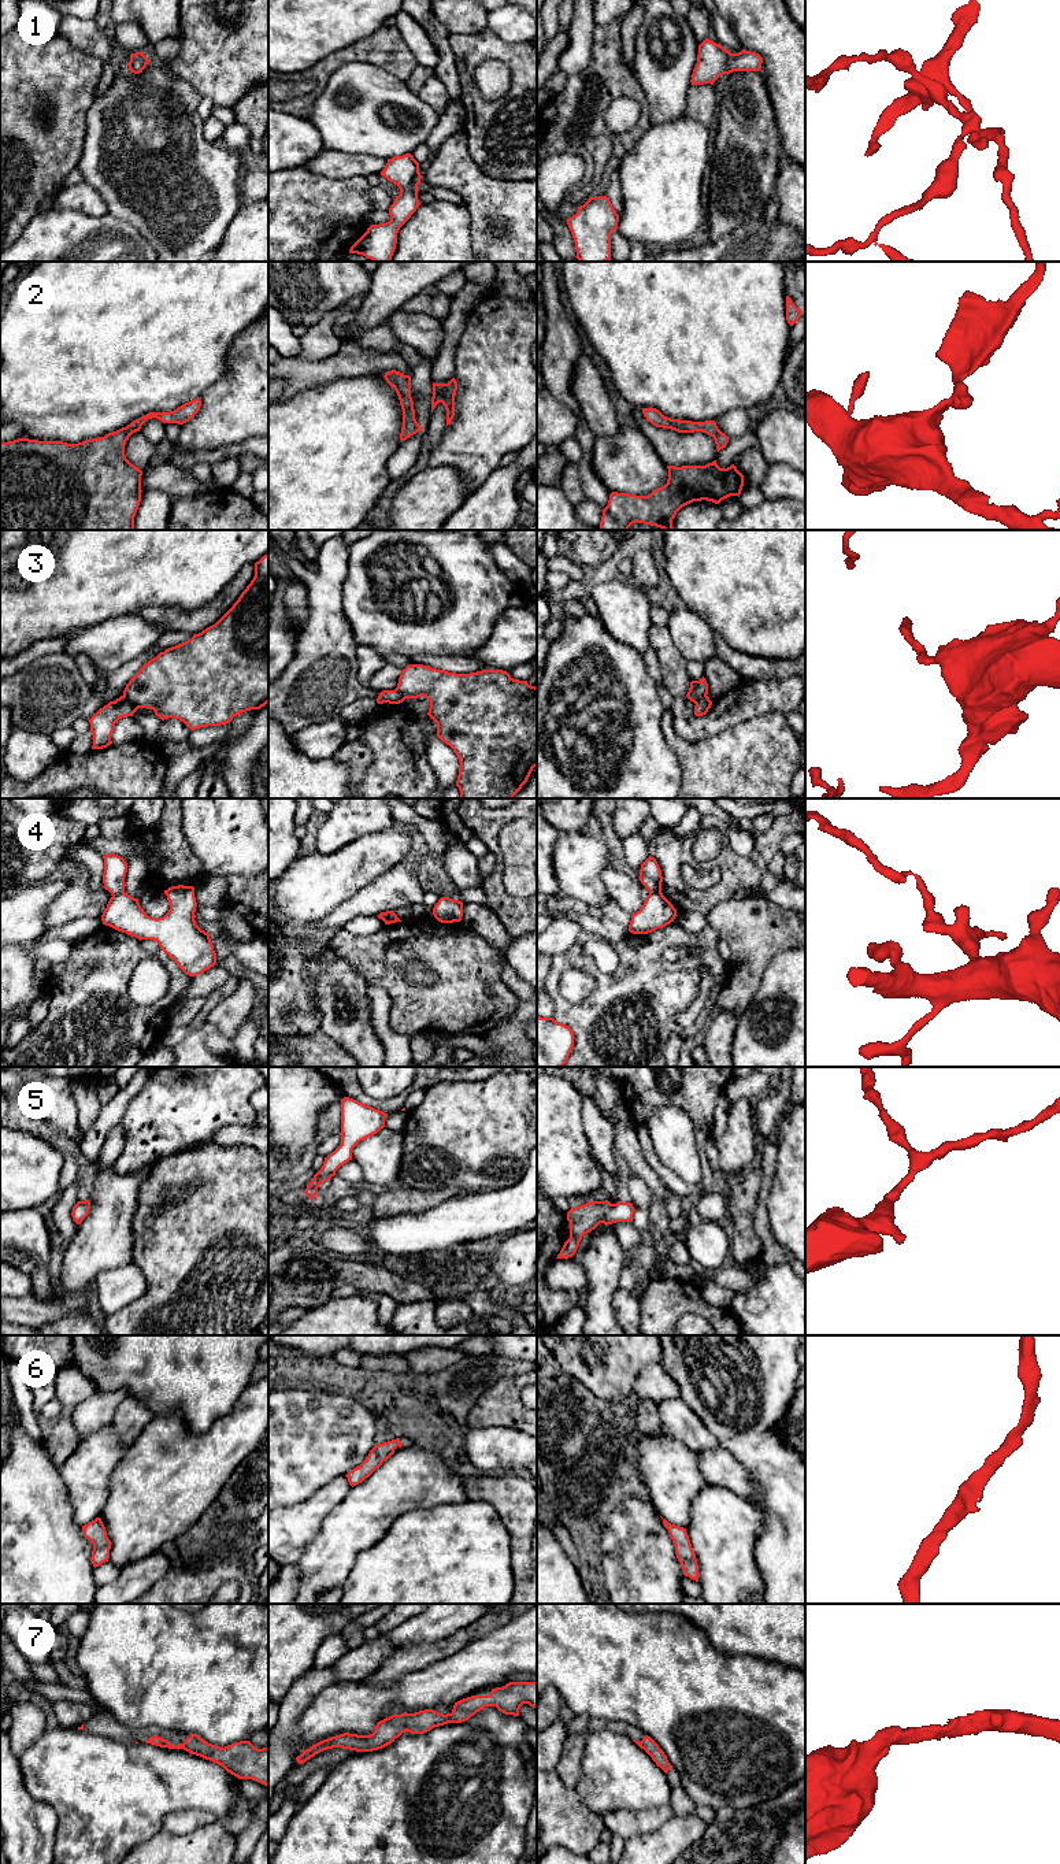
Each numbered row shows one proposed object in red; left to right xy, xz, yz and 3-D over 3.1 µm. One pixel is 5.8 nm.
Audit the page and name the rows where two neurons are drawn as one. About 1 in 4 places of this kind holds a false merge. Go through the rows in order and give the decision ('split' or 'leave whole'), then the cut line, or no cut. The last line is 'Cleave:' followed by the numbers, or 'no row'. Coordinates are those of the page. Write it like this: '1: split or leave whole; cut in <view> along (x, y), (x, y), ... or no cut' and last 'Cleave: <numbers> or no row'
1: leave whole; no cut
2: leave whole; no cut
3: split; cut in xy along (123, 693), (136, 710)
4: split; cut in xy along (123, 890), (112, 896)
5: leave whole; no cut
6: leave whole; no cut
7: leave whole; no cut
Cleave: 3, 4

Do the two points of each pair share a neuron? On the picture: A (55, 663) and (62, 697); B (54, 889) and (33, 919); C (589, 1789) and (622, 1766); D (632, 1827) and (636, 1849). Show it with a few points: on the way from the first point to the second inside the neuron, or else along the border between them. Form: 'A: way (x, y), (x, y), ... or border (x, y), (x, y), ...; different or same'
A: way (55, 671), (55, 689); same
B: way (47, 896), (33, 912); same
C: way (597, 1789), (614, 1774); same
D: border (663, 1824), (651, 1831), (632, 1835), (625, 1841); different

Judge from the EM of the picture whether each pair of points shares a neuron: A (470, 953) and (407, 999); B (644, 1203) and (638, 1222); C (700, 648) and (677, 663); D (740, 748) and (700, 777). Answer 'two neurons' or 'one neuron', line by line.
A: one neuron
B: one neuron
C: two neurons
D: one neuron

